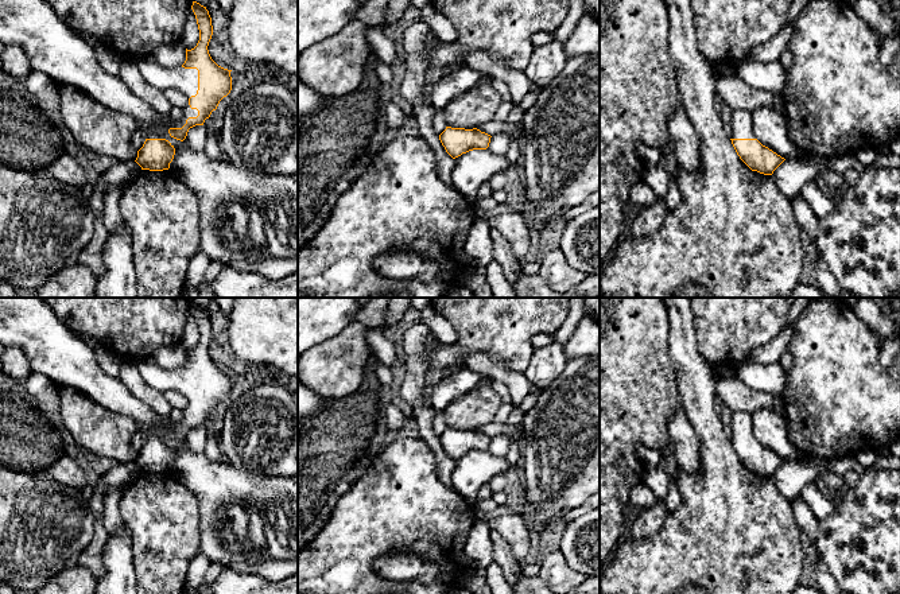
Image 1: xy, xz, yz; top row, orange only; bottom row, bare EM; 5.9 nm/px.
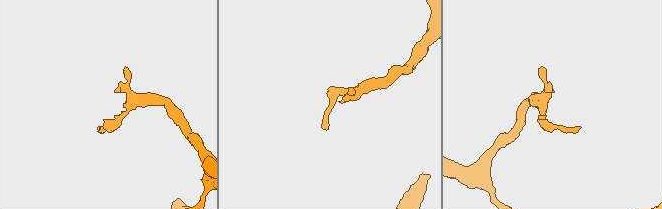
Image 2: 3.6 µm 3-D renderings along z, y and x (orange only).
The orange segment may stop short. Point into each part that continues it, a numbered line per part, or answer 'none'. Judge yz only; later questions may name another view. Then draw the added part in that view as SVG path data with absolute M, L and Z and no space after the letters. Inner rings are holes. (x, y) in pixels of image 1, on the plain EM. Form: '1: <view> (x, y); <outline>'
1: yz (741, 428); M733 412L730 427L730 440L756 440L752 426L752 415L746 412Z

